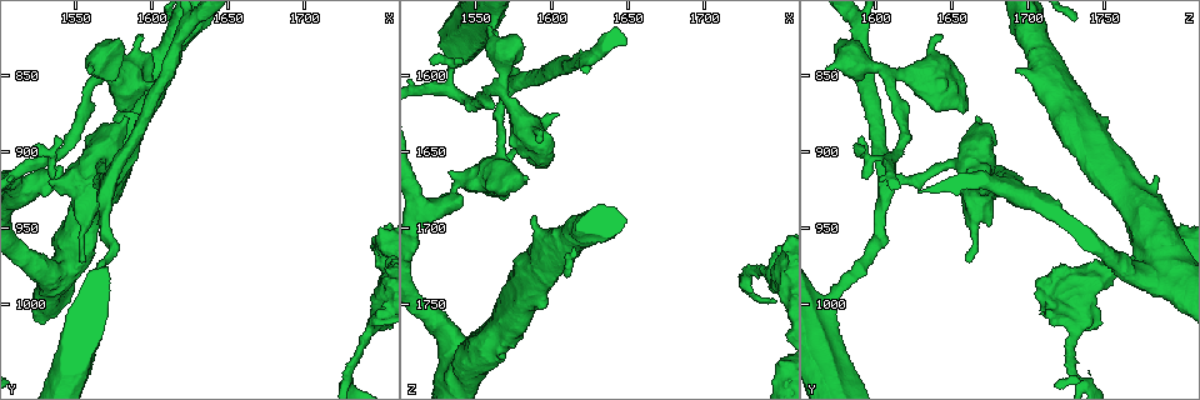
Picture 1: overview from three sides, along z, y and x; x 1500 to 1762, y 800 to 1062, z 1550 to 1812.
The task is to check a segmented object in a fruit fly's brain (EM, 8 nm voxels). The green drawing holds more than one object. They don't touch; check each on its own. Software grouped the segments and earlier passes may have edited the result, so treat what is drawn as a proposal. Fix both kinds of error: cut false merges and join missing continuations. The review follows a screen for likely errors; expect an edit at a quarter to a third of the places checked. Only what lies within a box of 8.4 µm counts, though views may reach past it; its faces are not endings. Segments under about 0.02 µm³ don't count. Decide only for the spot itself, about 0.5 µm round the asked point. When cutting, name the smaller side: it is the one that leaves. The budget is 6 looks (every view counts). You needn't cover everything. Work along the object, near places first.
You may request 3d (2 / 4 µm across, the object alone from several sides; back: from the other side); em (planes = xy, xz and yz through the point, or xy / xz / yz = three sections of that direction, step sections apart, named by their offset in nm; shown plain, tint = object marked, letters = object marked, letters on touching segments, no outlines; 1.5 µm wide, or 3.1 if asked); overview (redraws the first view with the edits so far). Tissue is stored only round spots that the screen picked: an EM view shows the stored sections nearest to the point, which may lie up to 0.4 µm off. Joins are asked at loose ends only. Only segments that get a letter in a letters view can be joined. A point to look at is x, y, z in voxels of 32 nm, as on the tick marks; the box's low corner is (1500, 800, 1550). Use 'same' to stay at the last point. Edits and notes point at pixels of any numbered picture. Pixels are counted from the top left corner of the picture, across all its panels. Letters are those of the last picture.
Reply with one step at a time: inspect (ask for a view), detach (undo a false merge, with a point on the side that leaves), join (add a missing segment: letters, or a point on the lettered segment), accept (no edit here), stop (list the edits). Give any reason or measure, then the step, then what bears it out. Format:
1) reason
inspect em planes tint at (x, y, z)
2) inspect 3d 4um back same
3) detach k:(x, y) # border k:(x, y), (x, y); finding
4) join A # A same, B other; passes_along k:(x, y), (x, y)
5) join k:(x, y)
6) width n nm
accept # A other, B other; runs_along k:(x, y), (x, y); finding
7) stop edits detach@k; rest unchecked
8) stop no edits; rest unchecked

free end
inspect 3d 4um at (1554, 972, 1662)

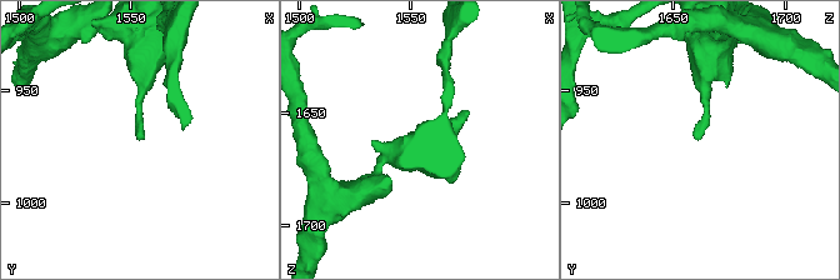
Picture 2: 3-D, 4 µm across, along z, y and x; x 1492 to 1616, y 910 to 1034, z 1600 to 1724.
shape alone is not enough
inspect em xz step 4 letters at (1554, 971, 1661)

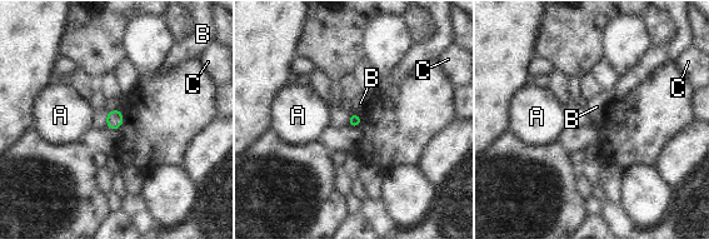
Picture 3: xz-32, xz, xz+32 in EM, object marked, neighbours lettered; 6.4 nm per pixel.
longest_contact B 80 nm
accept # A other, B other, C other; border 3:(351, 111), (362, 118); none of them fits

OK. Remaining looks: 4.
thin end
inspect em planes letters at (1540, 892, 1592)

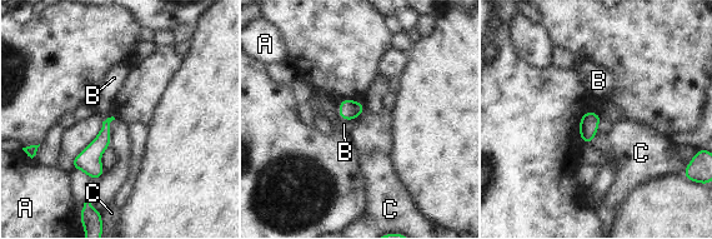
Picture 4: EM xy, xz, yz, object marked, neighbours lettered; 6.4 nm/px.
longest_contact B 90 nm
accept # A other, B other, C other; border 4:(340, 116), (352, 122); none of them fits

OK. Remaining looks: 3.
thick end
inspect 3d 2um at (1592, 824, 1642)

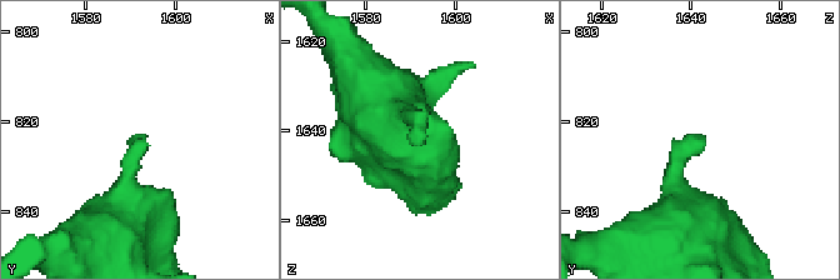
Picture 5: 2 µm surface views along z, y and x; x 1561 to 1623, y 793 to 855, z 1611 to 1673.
inspect em planes tint at (1594, 825, 1642)

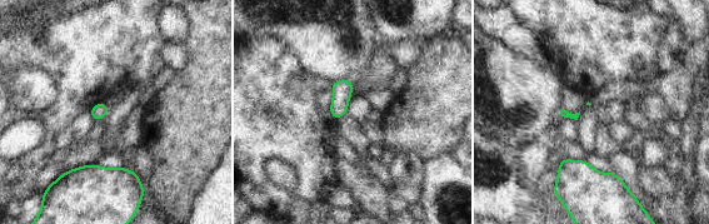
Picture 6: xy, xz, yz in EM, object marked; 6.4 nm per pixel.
see the neighbours
inspect em planes letters same

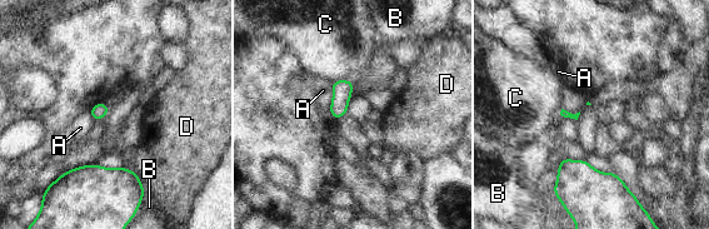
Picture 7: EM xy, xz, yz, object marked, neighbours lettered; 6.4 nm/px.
longest_contact A 240 nm
accept # A other, B other, C other, D other; border 7:(330, 83), (330, 117), (334, 120); no lettered segment goes on from it

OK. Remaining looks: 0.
stop no edits; rest unchecked

